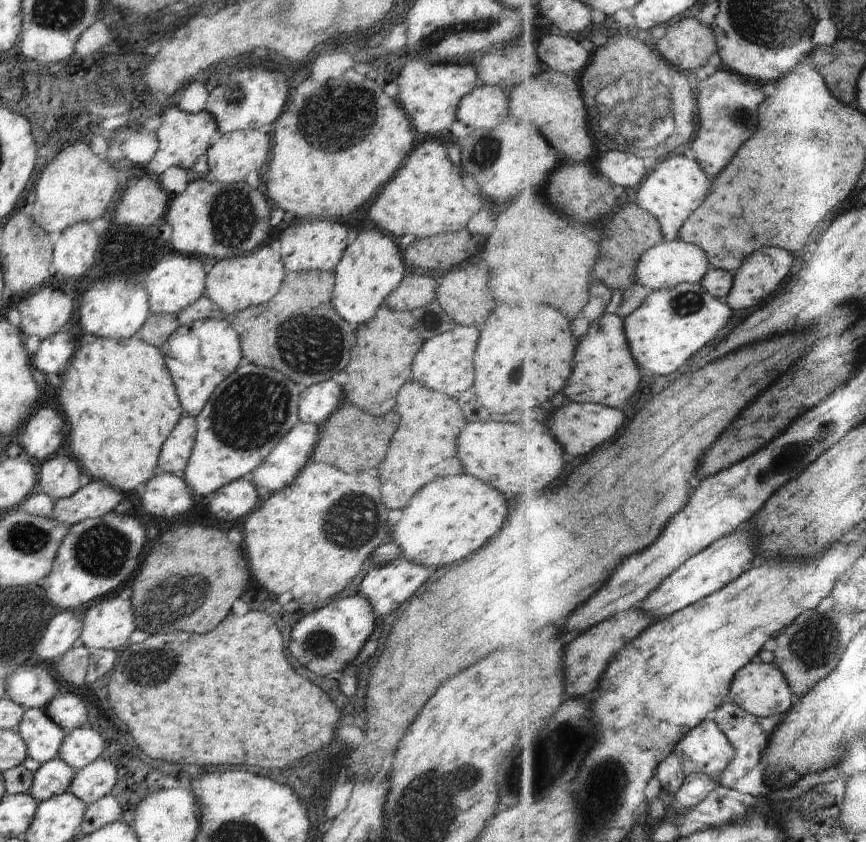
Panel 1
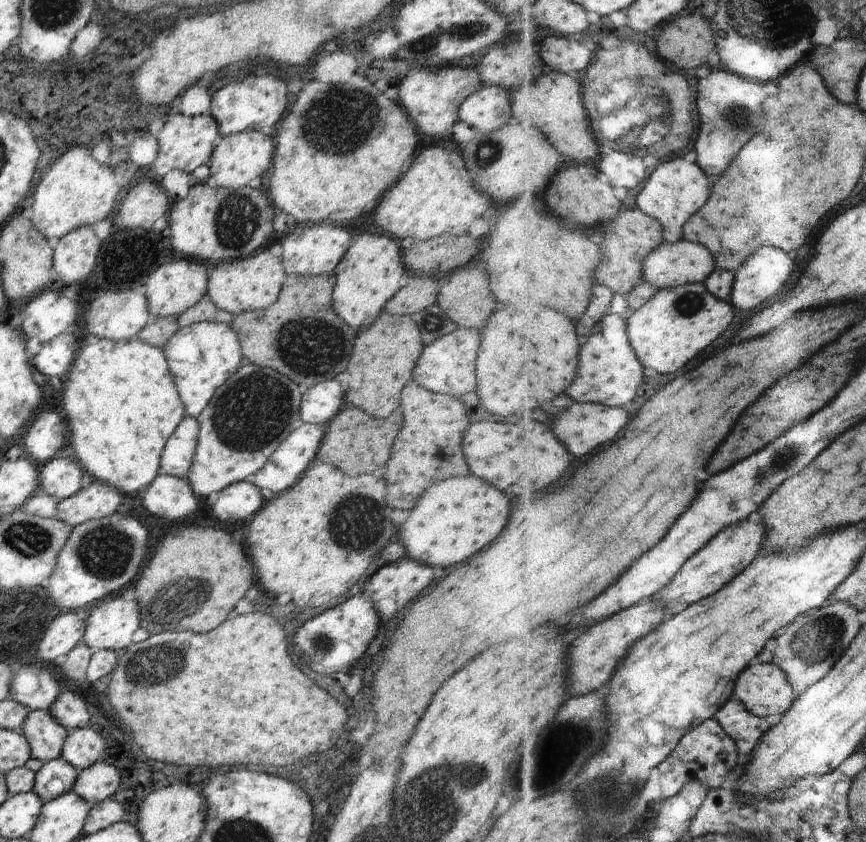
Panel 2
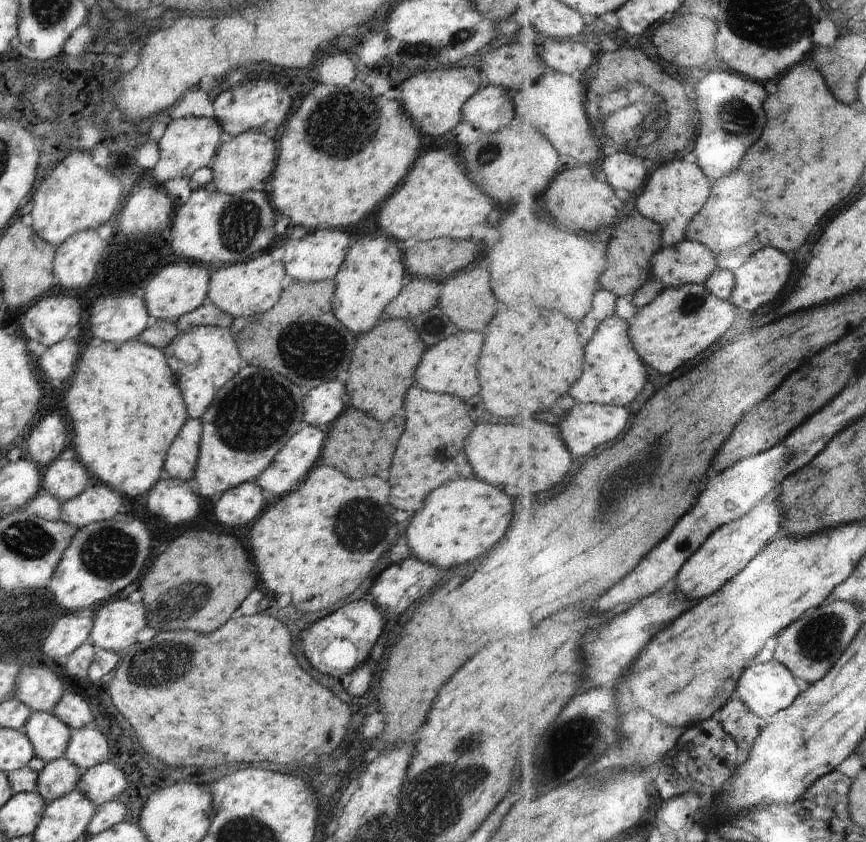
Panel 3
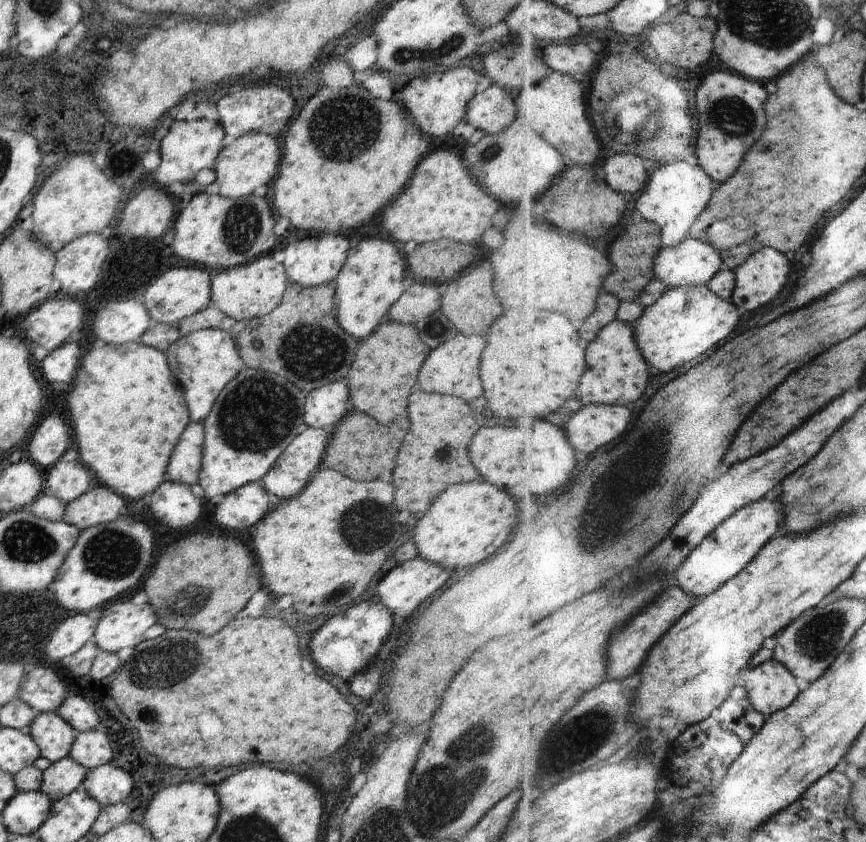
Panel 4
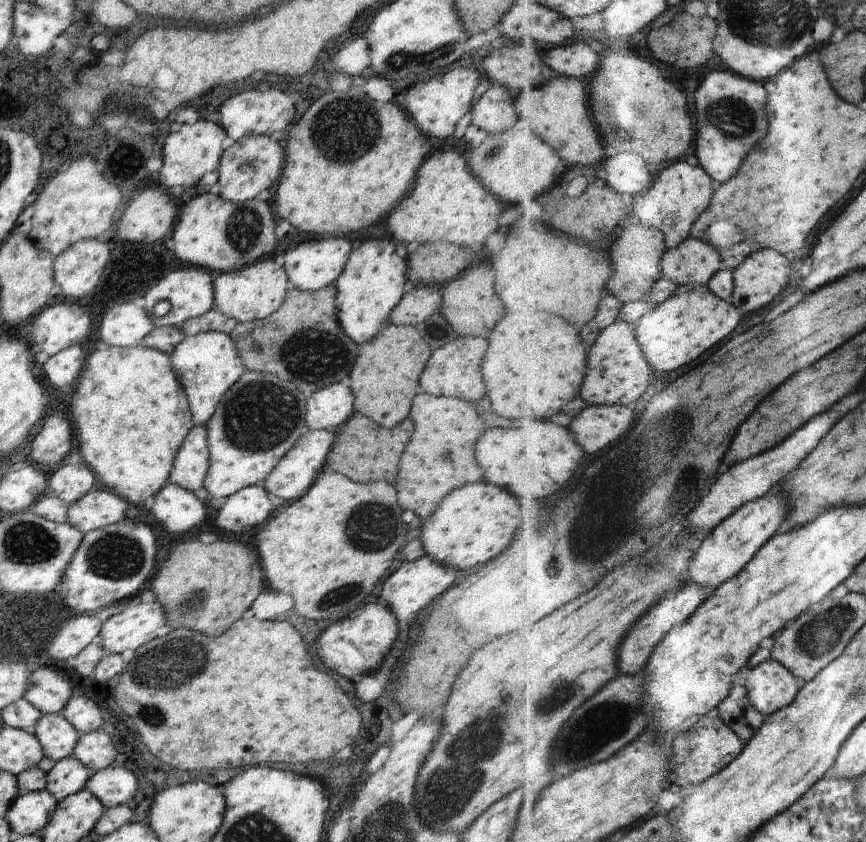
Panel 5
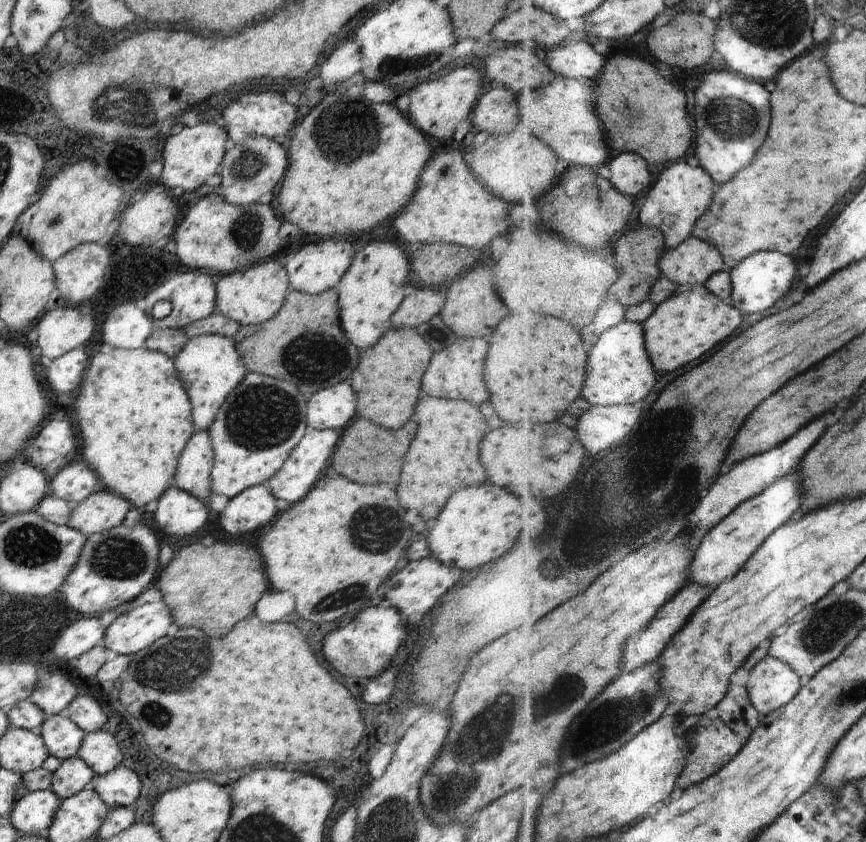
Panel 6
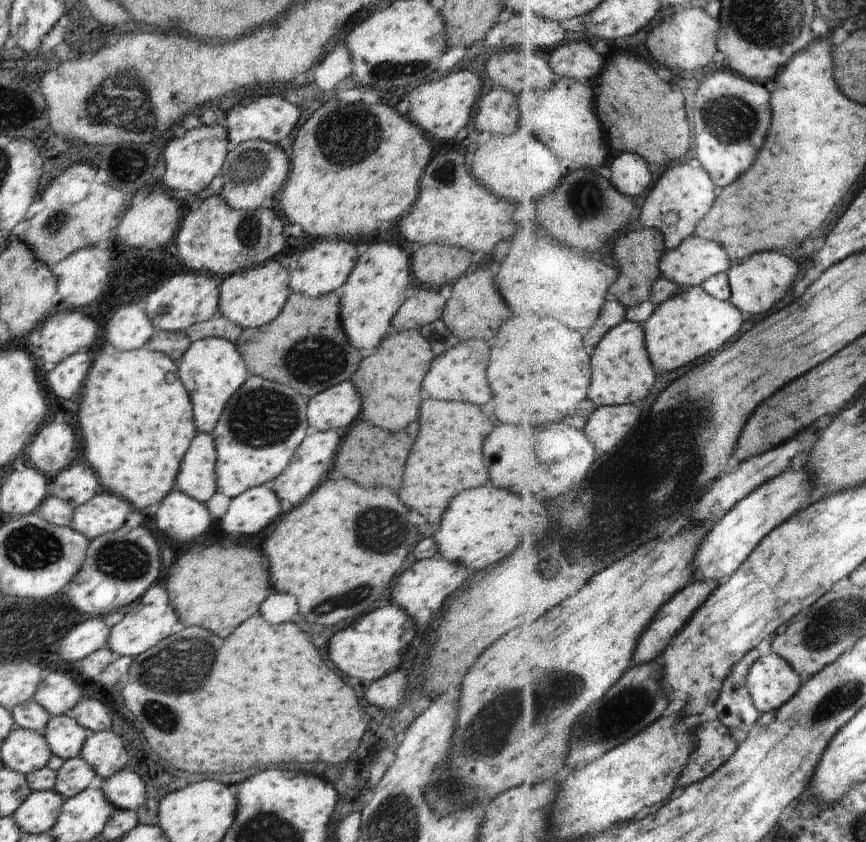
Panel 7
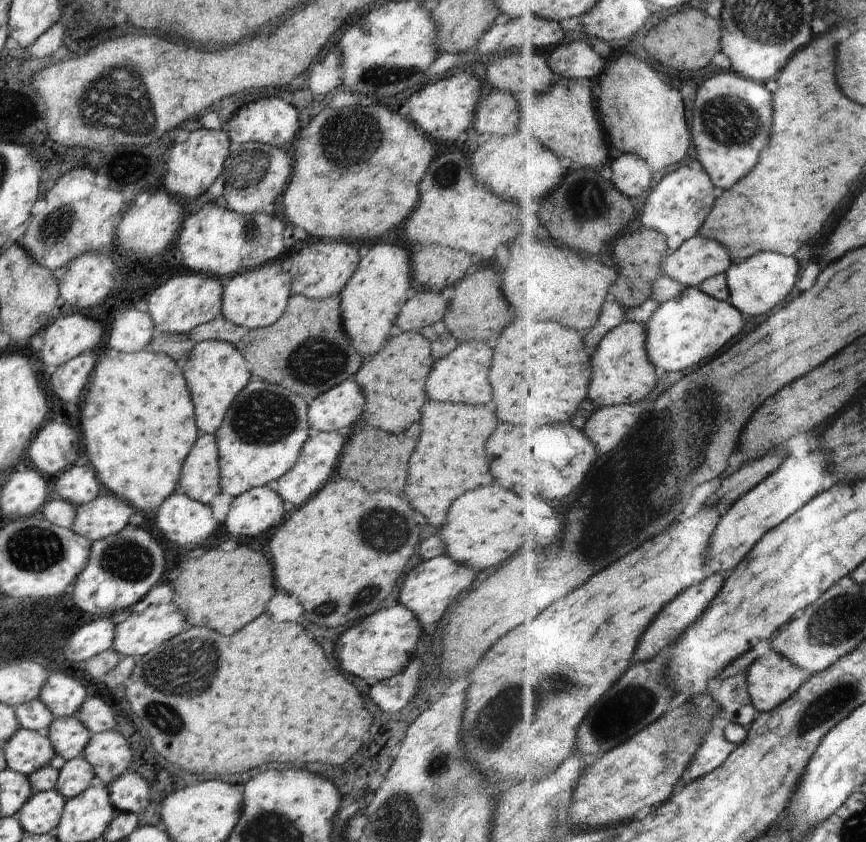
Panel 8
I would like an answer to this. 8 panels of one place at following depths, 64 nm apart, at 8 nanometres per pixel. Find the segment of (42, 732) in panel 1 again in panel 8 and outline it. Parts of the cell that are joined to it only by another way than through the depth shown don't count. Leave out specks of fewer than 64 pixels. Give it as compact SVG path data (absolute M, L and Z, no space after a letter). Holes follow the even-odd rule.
M72 715L70 717L55 718L45 733L52 743L54 752L66 761L82 756L82 751L93 735Z

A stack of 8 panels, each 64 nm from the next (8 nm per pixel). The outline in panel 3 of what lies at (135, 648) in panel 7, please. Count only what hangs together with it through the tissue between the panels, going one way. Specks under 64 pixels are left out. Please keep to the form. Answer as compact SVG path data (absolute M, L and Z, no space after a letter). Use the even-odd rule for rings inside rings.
M125 594L100 604L90 612L90 617L92 630L88 642L116 653L136 642L134 635L148 624L146 606L129 602Z

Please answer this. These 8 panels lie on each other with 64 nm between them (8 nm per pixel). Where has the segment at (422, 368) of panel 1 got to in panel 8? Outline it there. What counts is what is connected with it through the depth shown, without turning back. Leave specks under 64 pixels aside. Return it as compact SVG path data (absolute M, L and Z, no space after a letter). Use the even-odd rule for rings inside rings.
M472 340L459 345L444 358L435 360L424 384L429 400L472 406L491 406L493 390L488 380L494 349L491 344Z

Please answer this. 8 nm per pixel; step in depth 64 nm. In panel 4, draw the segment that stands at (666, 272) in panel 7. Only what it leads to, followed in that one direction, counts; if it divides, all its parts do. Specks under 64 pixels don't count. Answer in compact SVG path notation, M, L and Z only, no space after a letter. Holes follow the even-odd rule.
M688 238L676 248L665 247L656 262L657 278L671 287L708 285L724 270L726 260L712 244Z

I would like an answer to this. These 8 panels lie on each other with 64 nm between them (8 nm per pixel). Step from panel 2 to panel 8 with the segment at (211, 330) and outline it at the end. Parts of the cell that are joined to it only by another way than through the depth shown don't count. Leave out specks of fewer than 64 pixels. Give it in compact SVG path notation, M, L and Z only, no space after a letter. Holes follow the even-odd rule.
M206 340L195 343L190 356L184 360L180 368L190 390L190 396L195 410L196 426L201 433L214 435L220 428L230 404L238 396L240 390L246 388L252 376L244 357L238 349L228 342L220 340Z

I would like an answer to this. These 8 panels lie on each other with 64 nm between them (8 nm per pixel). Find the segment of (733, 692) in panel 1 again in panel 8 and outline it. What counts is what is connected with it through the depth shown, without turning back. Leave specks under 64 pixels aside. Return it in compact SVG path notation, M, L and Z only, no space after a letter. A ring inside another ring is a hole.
M773 649L751 666L748 675L754 705L763 713L777 710L798 694L811 673Z

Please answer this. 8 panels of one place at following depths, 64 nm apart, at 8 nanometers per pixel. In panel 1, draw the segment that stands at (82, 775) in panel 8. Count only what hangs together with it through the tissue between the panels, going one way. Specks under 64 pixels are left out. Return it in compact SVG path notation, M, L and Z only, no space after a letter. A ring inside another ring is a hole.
M58 757L41 763L34 774L29 793L40 802L66 793L76 771L77 769L68 766Z

